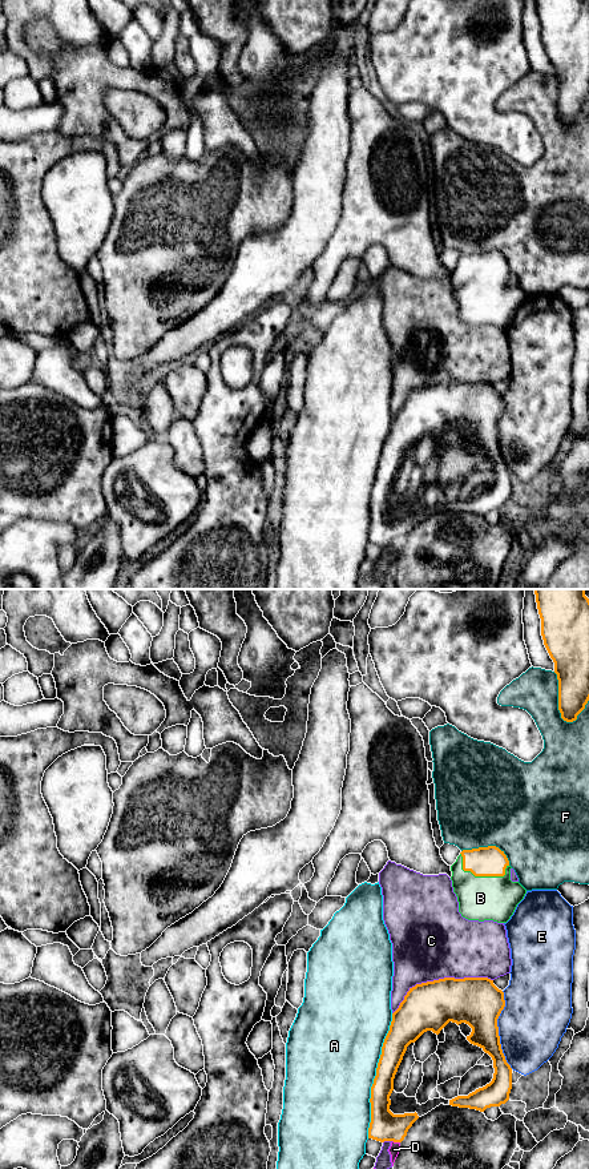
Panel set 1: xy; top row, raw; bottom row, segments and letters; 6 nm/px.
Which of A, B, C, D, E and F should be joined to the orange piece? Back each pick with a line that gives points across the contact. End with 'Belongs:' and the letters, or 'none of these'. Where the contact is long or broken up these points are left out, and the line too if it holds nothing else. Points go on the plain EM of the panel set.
B: way xy (491, 265), (476, 279), (480, 302)
Belongs: B

